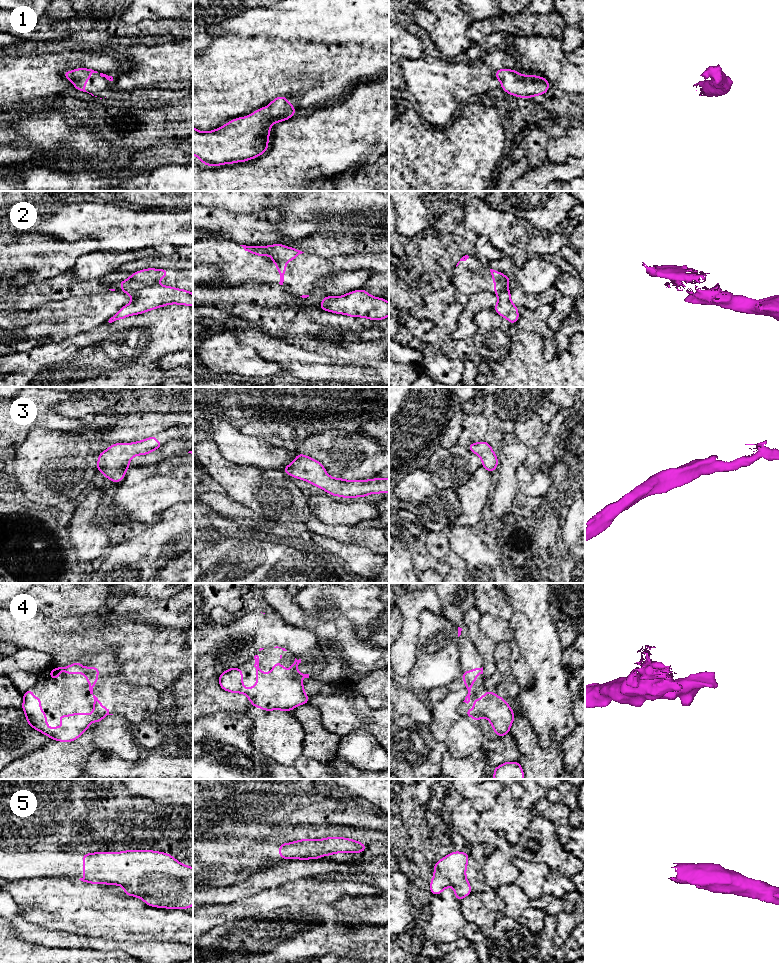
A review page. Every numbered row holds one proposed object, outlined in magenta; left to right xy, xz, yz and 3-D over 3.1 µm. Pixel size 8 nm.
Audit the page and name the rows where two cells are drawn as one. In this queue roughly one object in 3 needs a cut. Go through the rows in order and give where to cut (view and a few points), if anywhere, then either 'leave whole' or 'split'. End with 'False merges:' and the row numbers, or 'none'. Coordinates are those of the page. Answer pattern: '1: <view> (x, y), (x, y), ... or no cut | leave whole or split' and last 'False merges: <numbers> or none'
1: no cut | leave whole
2: xy (157, 283), (142, 287), (130, 295) | split
3: no cut | leave whole
4: no cut | leave whole
5: no cut | leave whole
False merges: 2

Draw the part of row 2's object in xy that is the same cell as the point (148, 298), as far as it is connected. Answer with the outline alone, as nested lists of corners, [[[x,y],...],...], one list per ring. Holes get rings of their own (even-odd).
[[[160,284],[142,288],[130,296],[132,301],[111,317],[109,323],[170,304],[193,306],[191,292]]]

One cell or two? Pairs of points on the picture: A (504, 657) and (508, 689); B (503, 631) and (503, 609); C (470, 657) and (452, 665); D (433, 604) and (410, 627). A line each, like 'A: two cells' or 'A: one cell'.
A: one cell
B: two cells
C: two cells
D: one cell

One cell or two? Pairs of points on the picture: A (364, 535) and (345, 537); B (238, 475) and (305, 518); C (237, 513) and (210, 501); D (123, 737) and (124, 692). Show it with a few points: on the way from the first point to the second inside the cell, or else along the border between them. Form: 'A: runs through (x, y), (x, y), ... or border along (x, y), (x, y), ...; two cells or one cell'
A: runs through (359, 536), (350, 536); one cell
B: runs through (247, 494), (260, 507), (286, 509); one cell
C: runs through (230, 509), (217, 502); one cell
D: border along (113, 714), (124, 716), (130, 722); two cells

